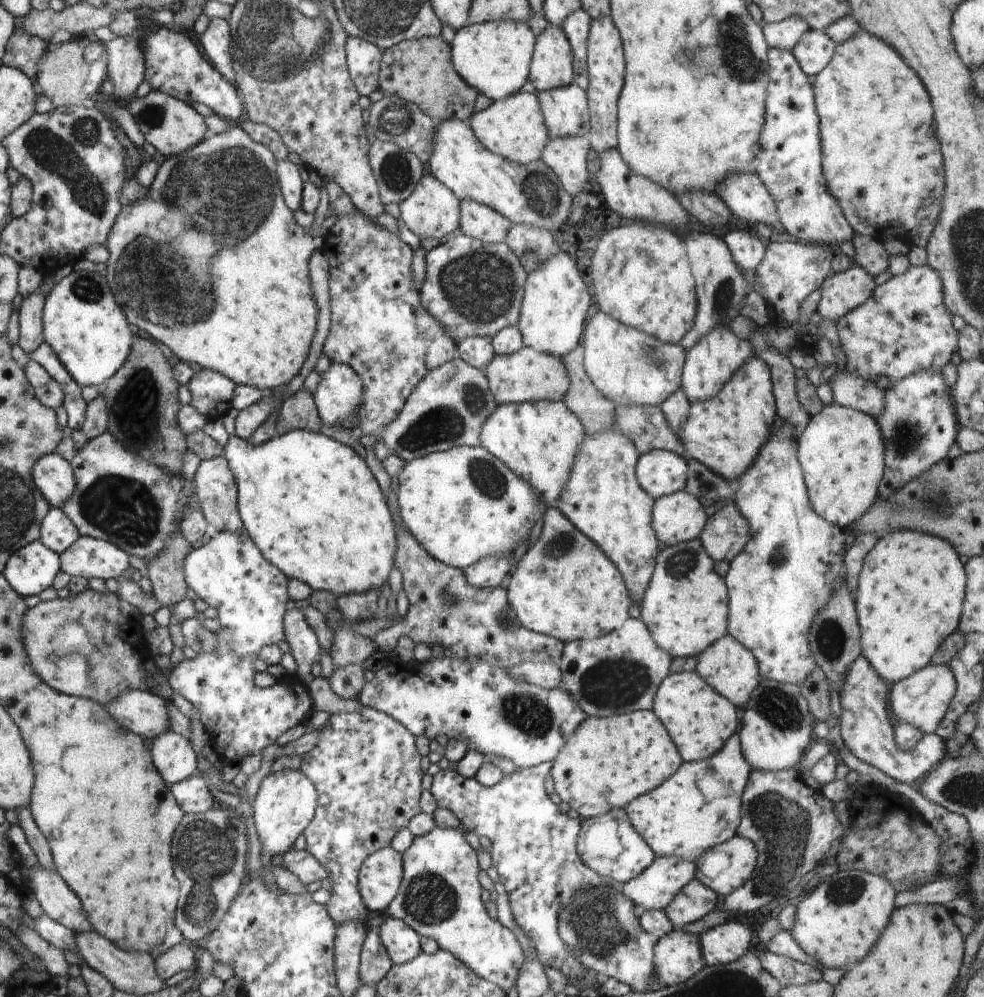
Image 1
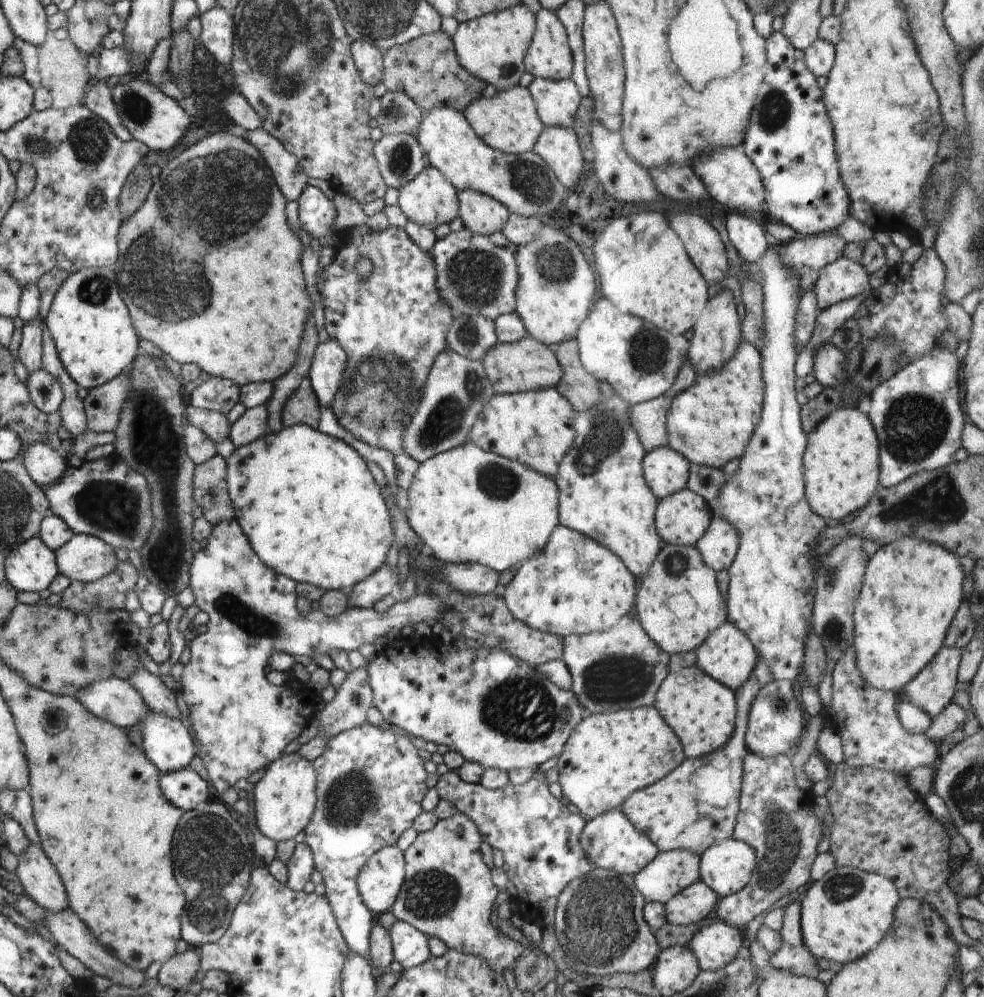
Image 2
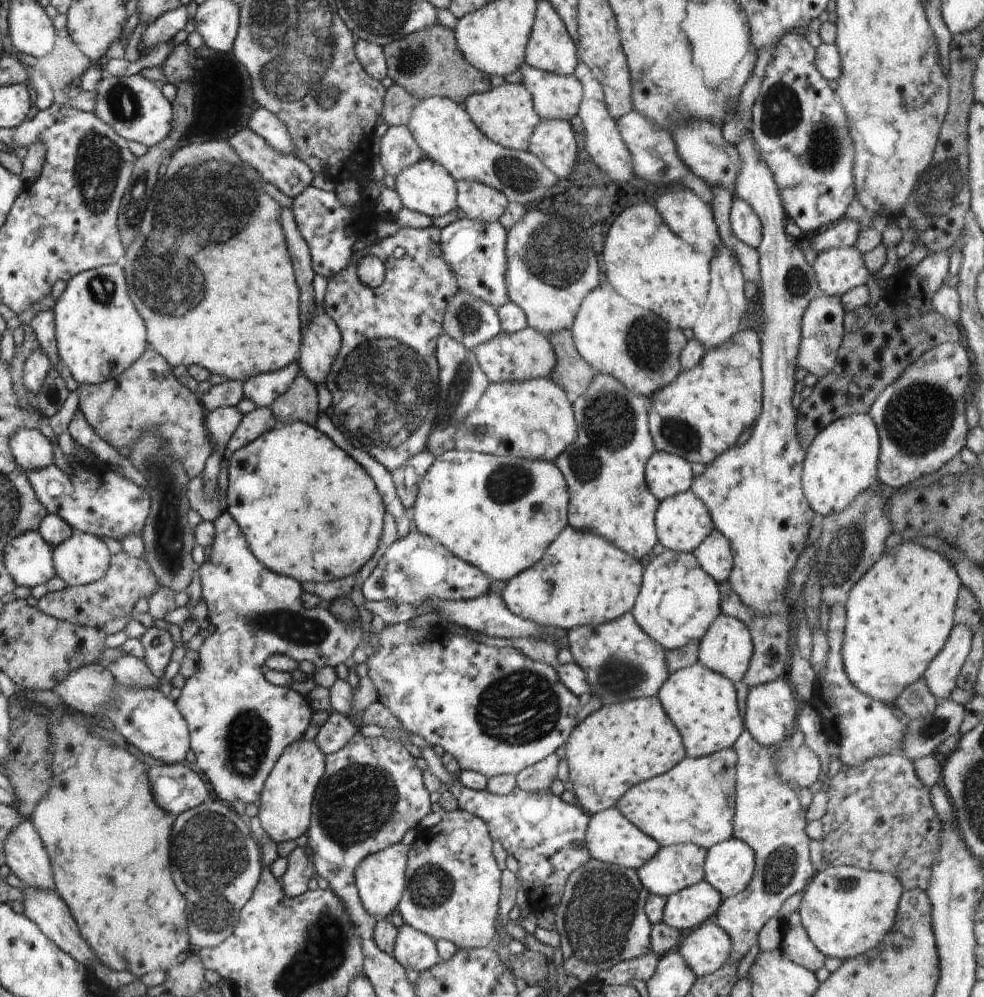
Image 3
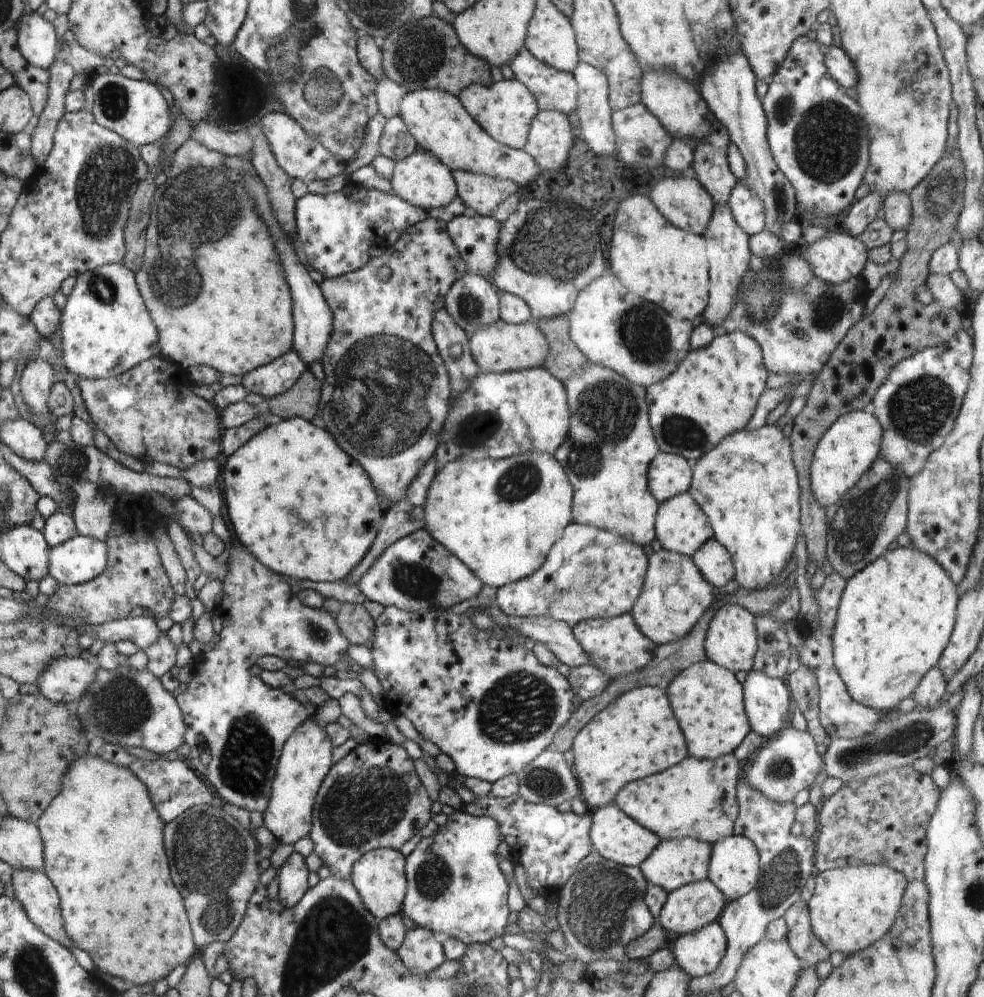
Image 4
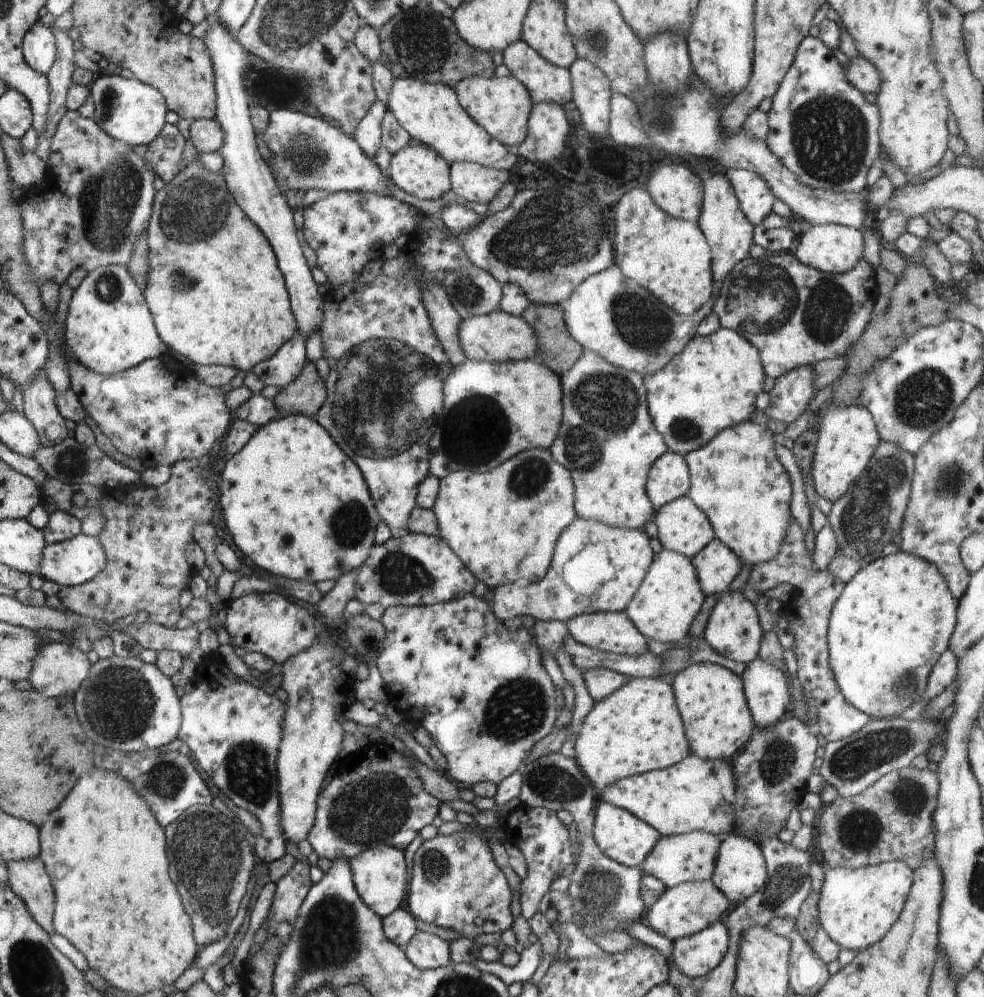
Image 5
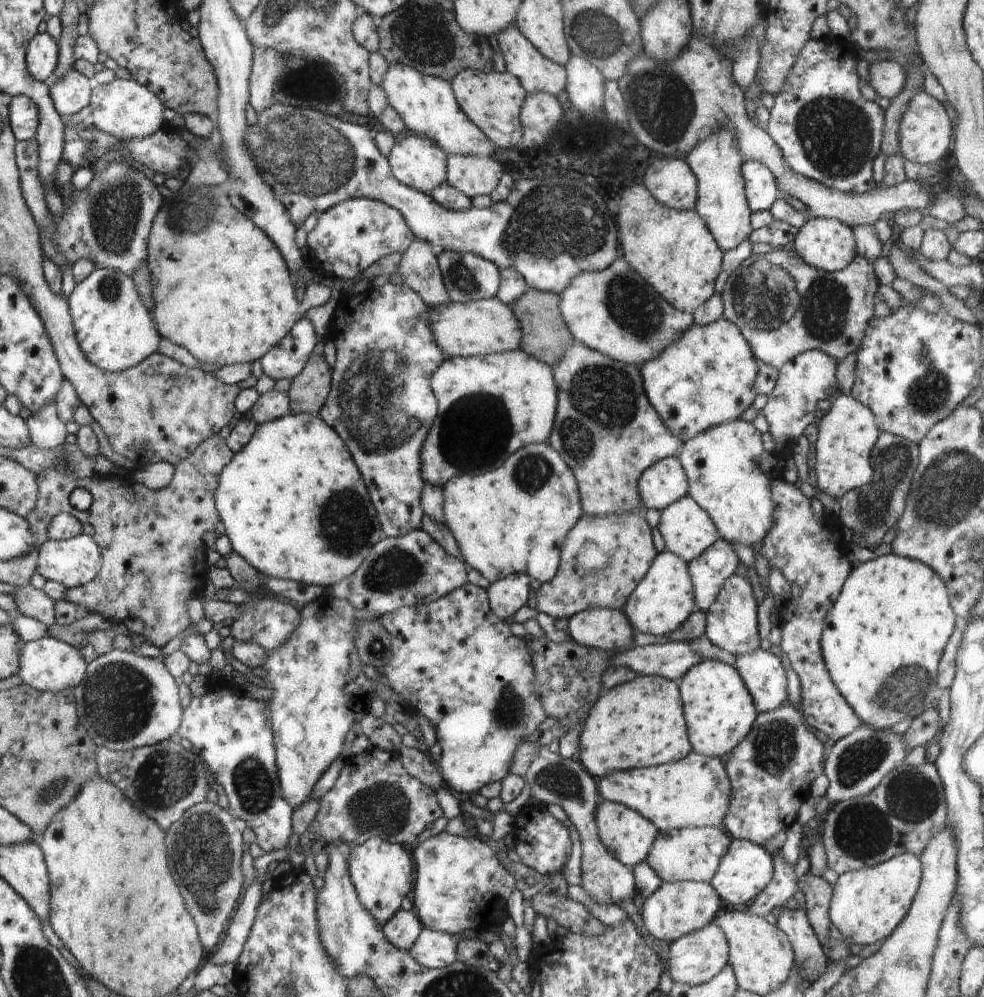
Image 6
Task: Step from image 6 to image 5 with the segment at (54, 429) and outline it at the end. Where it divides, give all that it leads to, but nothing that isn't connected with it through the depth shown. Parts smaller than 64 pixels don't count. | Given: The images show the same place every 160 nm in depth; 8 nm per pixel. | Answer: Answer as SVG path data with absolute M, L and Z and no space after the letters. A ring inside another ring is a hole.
M44 373L36 377L36 380L32 382L32 386L28 386L22 392L22 396L24 399L23 416L34 424L35 430L39 434L41 446L50 447L55 445L52 440L48 440L46 428L54 423L62 427L65 424L65 419L60 415L57 408L57 394Z

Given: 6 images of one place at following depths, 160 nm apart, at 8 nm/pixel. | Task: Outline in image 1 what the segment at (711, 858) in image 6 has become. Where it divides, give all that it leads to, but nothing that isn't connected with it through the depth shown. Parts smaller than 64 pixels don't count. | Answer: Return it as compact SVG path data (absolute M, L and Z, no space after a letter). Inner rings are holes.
M654 857L652 864L623 884L621 892L636 907L664 910L672 899L695 878L696 865L680 857Z

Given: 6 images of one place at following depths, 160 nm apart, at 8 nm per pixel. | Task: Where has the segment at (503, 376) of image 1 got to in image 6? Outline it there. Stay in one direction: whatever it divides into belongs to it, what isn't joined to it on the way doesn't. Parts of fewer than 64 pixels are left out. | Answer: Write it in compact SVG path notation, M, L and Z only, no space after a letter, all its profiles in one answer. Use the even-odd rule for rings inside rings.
M497 297L467 303L450 302L445 307L430 309L428 322L434 333L436 344L450 357L484 357L490 353L503 353L521 348L523 330L520 323L512 312L512 308Z

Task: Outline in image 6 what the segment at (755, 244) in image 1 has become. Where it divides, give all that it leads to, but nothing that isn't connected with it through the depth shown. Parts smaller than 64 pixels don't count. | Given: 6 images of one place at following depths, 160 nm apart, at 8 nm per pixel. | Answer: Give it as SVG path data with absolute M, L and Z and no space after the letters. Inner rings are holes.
M746 161L742 165L742 176L751 212L770 211L780 197L773 174L760 161Z

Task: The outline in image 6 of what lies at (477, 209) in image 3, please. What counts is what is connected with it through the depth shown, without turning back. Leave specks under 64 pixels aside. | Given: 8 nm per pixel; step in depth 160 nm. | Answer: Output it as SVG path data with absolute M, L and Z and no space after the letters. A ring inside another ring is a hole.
M472 155L447 156L446 184L472 199L481 194L491 194L504 174L500 163L492 157Z

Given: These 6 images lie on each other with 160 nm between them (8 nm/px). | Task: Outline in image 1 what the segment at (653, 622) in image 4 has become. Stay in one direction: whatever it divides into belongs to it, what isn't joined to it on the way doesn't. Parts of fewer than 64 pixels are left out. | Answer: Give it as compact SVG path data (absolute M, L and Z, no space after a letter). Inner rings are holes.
M701 540L667 546L658 553L655 569L640 606L640 619L644 621L654 642L668 656L698 657L712 643L727 635L727 618L729 615L729 594L724 577L716 571L712 557L706 552Z

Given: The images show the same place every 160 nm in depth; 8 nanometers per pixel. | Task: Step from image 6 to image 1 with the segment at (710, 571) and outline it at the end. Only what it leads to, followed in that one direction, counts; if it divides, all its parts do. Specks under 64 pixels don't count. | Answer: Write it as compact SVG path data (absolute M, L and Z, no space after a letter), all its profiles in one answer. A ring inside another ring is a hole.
M730 500L725 506L709 516L699 539L713 561L730 562L750 540L748 521Z

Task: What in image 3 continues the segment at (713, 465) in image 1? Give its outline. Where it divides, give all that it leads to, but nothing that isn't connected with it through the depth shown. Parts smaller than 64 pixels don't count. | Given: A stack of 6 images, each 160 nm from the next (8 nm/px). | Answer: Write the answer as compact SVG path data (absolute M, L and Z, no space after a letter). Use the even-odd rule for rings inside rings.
M742 329L722 345L704 353L703 359L692 370L682 371L673 383L657 390L648 408L649 431L656 451L664 451L685 458L689 463L709 465L725 450L738 442L744 430L760 416L764 405L761 346L755 330Z

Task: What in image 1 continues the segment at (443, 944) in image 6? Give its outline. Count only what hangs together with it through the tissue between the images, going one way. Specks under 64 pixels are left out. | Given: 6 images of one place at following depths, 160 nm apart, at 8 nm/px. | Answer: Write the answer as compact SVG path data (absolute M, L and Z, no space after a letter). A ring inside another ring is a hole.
M385 917L378 928L380 942L384 944L393 965L410 962L421 950L421 937L400 919Z

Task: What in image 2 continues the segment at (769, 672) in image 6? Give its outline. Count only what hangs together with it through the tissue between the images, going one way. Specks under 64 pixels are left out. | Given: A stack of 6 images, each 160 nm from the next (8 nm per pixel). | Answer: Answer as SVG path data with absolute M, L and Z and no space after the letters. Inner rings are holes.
M772 679L759 689L749 711L745 744L754 755L763 758L790 755L803 734L803 712L794 695L793 684L785 679Z

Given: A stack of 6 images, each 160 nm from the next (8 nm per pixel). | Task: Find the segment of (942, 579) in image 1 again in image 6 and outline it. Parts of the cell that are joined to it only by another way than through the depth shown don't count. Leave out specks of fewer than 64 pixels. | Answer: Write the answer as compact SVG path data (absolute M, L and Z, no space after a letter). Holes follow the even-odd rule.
M893 552L879 556L850 571L834 606L828 610L820 637L824 664L860 720L874 729L890 730L901 720L914 720L940 697L938 667L955 620L946 585L936 571Z

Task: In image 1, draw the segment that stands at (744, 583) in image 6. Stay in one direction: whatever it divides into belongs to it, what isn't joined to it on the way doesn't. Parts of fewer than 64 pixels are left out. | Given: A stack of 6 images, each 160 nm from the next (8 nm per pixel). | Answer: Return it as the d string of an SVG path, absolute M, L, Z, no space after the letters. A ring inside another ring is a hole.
M728 634L699 654L696 671L718 694L725 696L736 708L740 709L745 708L751 694L761 681L754 655Z

